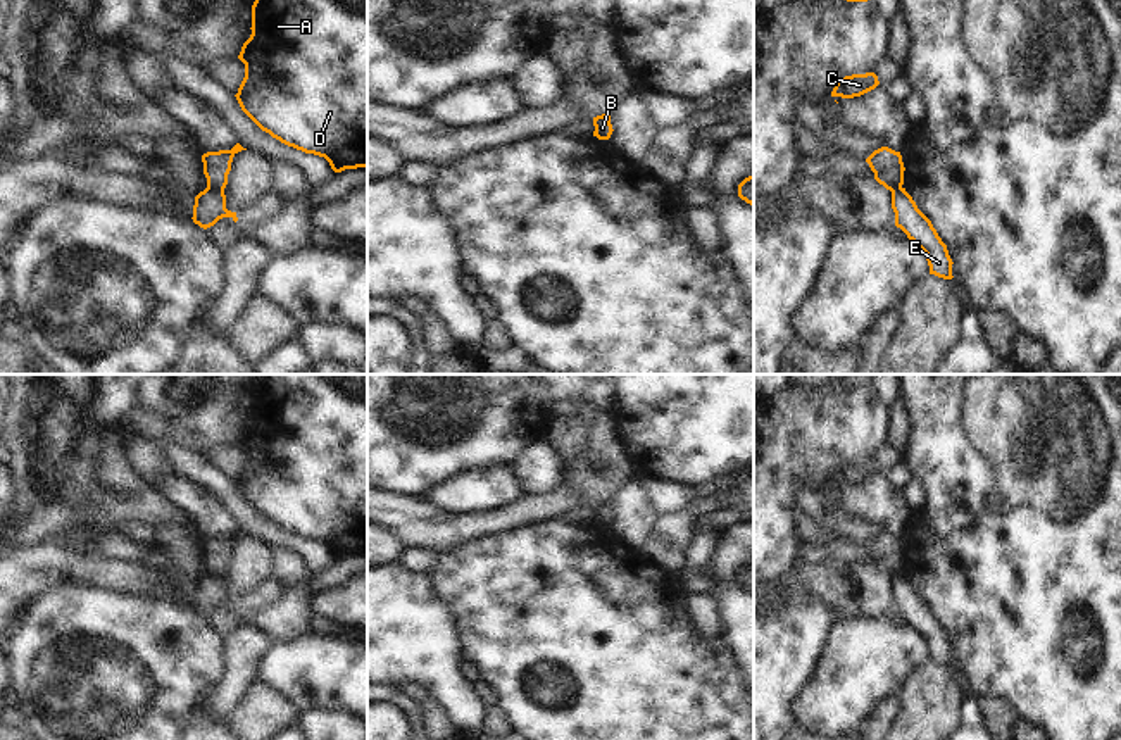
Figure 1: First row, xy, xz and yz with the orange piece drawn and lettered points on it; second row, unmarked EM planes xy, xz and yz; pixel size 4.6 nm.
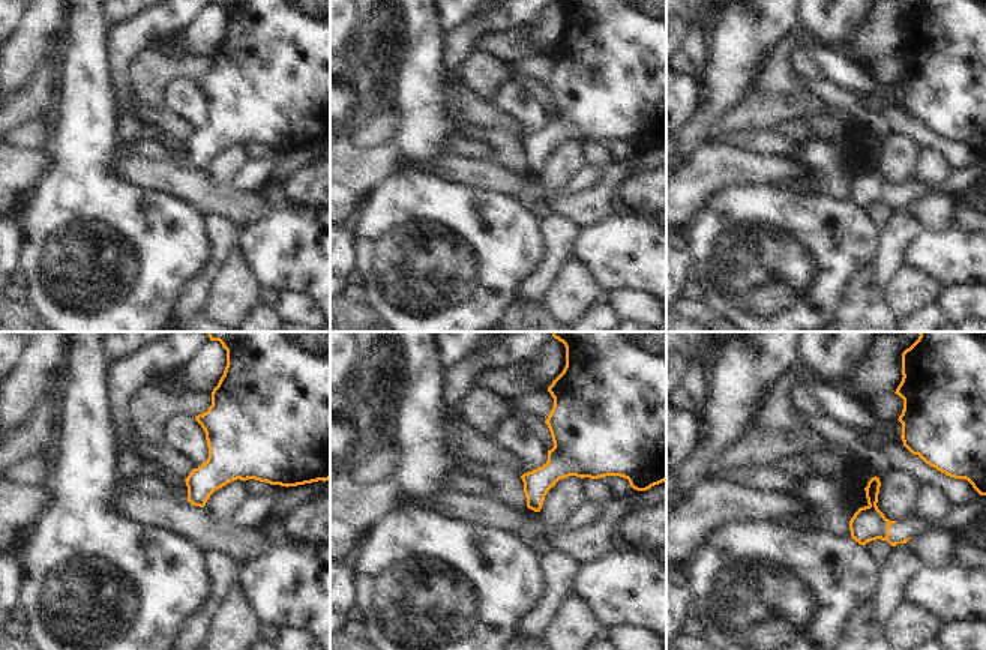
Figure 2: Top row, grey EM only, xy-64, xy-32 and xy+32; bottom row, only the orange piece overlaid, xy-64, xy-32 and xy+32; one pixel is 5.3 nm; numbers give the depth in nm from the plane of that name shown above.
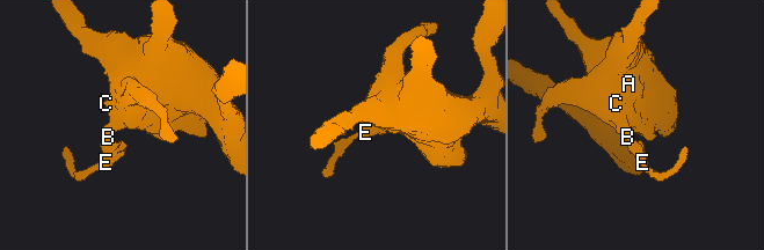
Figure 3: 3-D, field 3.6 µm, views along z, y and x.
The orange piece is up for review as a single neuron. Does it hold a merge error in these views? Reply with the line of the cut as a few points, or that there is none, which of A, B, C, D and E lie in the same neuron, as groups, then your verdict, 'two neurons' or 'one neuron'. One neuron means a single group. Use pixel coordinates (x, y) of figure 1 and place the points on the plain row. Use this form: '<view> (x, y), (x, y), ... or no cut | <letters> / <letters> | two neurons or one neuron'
xy (207, 571), (223, 578) | A B C D / E | two neurons

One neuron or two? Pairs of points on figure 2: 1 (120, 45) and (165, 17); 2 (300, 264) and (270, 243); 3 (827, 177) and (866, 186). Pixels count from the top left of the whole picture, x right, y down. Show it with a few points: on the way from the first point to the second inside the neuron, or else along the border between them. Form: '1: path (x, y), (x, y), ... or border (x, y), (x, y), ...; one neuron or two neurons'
1: path (131, 36), (155, 21); one neuron
2: path (293, 260), (278, 249); one neuron
3: border (868, 168), (862, 170), (851, 182), (850, 198); two neurons

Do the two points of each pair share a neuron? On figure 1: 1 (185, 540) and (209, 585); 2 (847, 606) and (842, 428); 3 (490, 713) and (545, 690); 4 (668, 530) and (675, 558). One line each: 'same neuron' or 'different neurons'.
1: different neurons
2: different neurons
3: different neurons
4: same neuron

